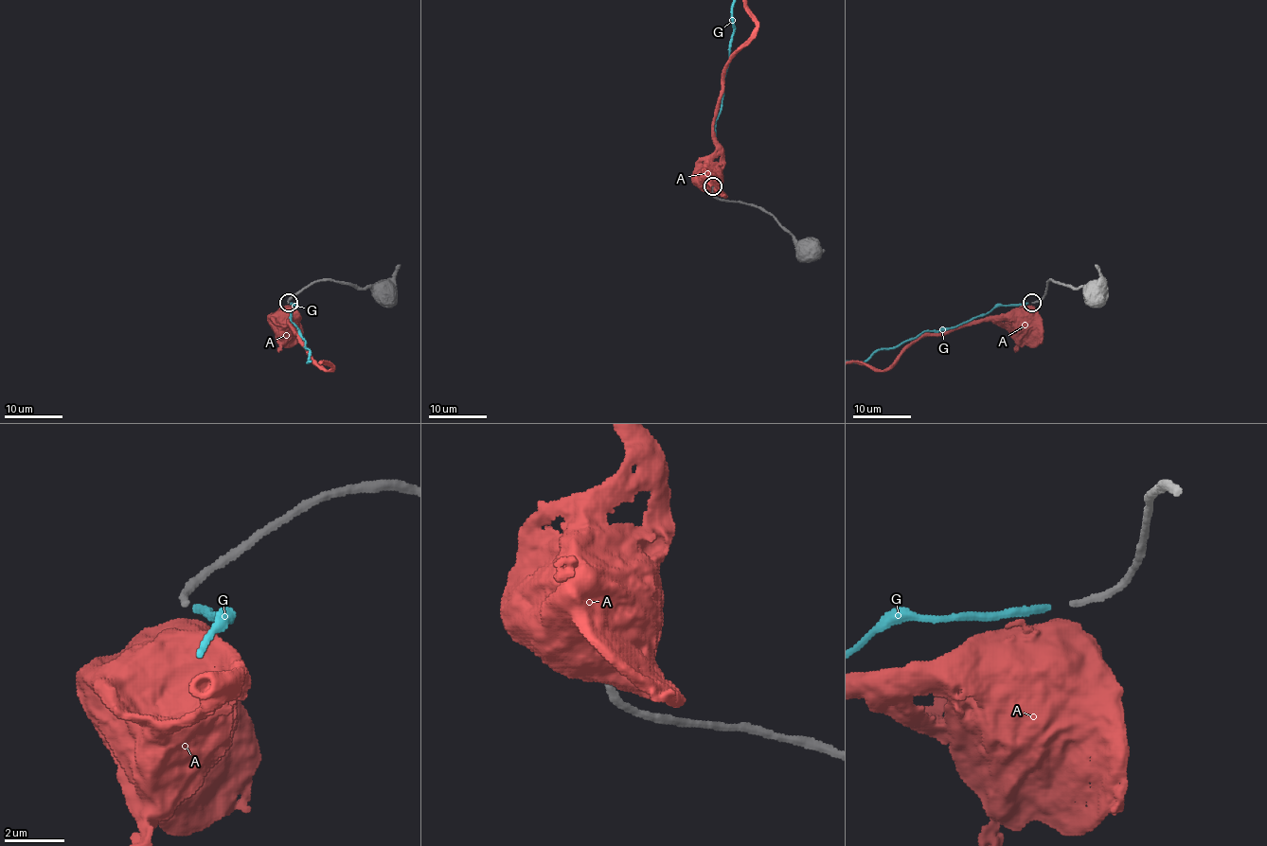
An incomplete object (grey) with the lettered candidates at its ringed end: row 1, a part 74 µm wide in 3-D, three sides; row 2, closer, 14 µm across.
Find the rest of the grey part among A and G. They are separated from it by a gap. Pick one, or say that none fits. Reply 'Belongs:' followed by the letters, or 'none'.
Belongs: G

